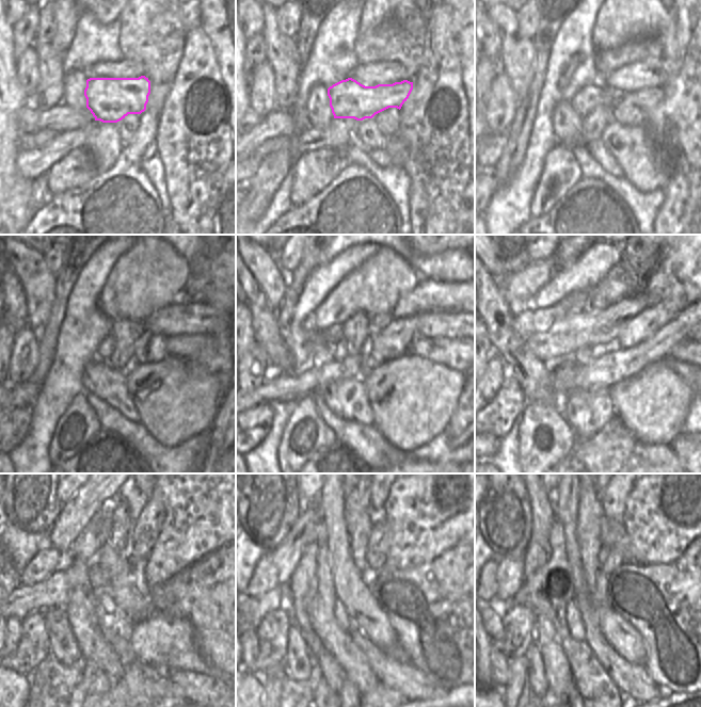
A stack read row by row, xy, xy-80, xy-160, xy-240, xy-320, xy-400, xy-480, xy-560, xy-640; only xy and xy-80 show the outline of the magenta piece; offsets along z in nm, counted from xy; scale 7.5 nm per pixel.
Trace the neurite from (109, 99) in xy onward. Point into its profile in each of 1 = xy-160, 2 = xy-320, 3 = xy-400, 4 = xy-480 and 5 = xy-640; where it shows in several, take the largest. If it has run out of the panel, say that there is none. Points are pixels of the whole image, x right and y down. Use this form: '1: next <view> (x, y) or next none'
1: next xy-160 (586, 99)
2: next xy-320 (451, 352)
3: next xy-400 (691, 352)
4: next xy-480 (106, 603)
5: next xy-640 (574, 622)

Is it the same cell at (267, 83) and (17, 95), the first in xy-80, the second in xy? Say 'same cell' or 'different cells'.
different cells

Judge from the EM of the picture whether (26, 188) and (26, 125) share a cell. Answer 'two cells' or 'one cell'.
two cells

